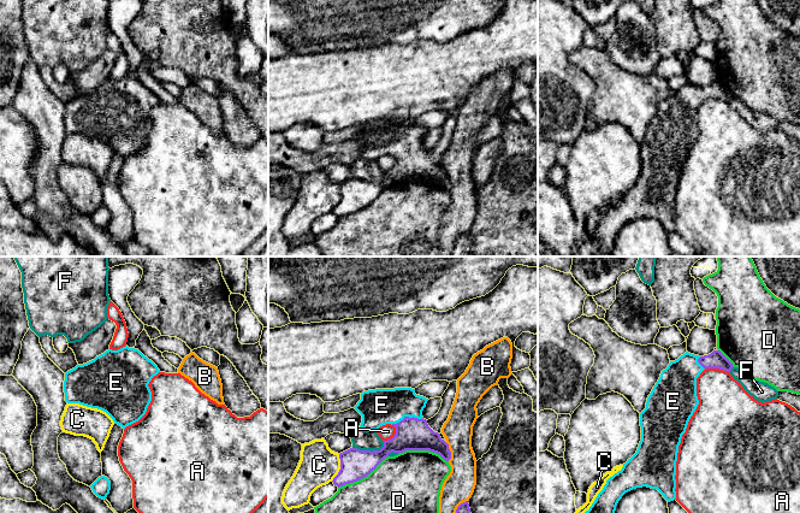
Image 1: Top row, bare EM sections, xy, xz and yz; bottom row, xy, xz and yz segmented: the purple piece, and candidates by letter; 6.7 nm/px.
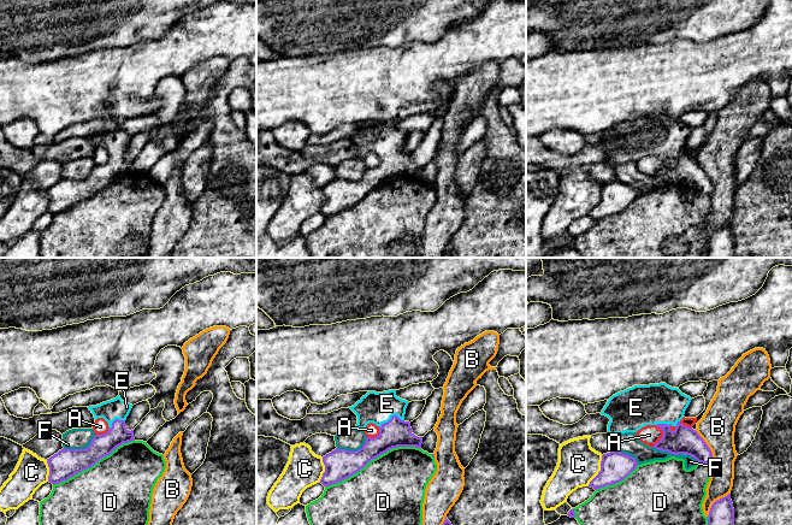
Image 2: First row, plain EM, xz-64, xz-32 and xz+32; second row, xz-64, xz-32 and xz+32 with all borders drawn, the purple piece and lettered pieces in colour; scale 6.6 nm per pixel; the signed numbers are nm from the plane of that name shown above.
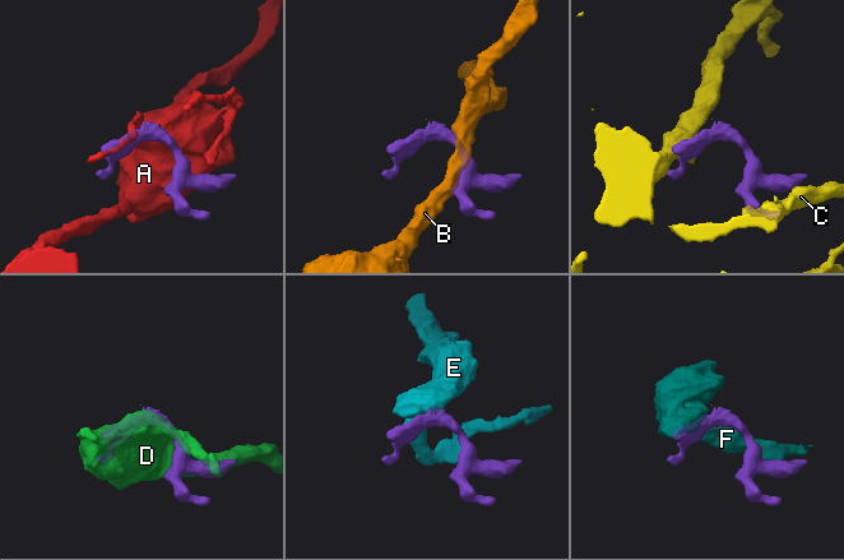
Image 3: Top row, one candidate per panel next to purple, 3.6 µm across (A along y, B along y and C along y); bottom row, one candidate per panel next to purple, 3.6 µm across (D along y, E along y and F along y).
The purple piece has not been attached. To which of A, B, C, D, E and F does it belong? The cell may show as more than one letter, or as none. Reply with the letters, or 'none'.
E

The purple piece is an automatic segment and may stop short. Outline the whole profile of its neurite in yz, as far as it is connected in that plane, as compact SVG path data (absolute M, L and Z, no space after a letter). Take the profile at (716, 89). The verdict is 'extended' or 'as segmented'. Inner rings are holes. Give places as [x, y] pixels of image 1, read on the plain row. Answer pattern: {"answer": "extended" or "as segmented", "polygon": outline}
{"answer": "extended", "polygon": "M686 82L677 90L670 92L647 128L646 138L640 143L641 171L636 183L628 189L621 201L606 211L594 232L581 246L581 256L612 256L616 236L622 226L636 218L657 219L670 232L676 229L676 191L682 165L695 142L697 108L705 99L719 99L730 102L733 94L719 82L699 87Z"}

